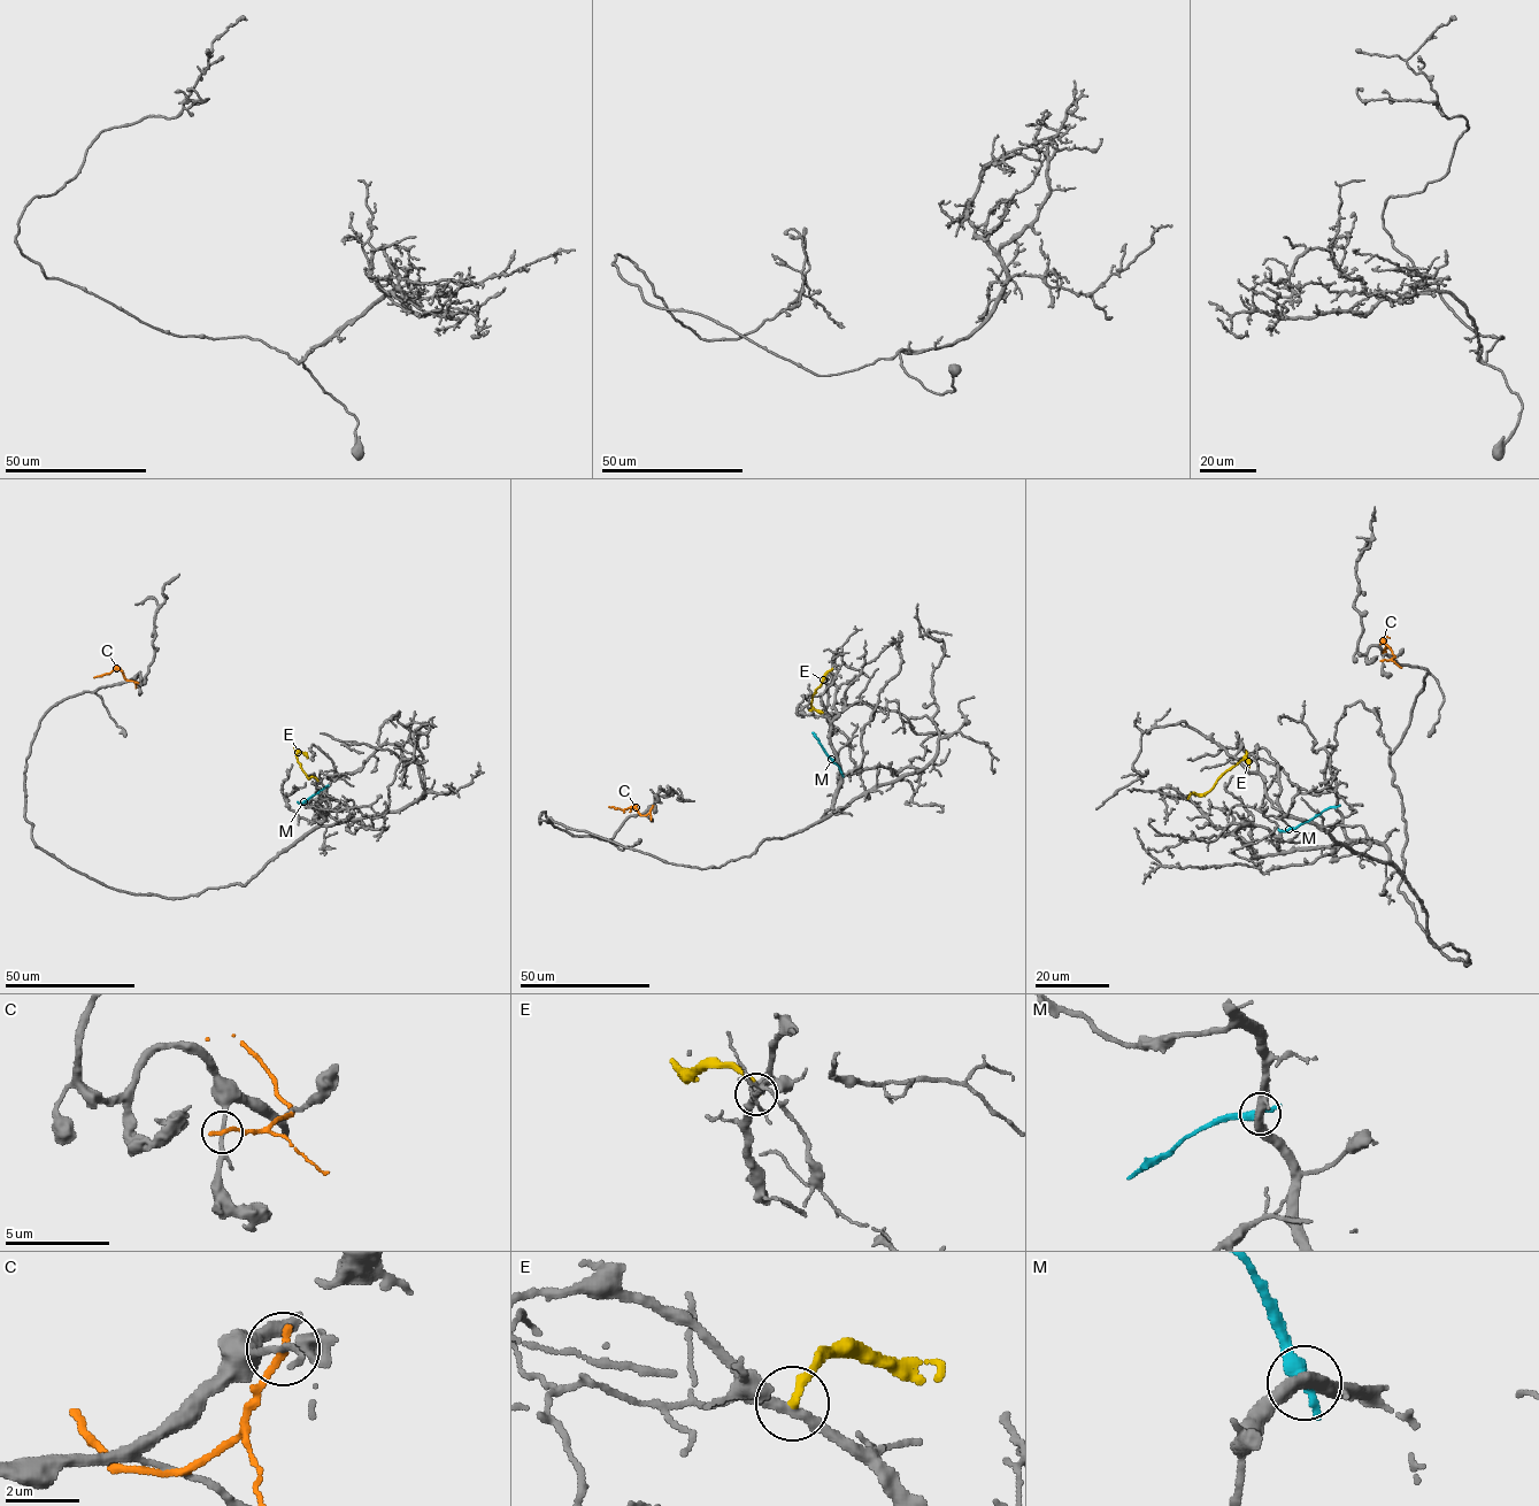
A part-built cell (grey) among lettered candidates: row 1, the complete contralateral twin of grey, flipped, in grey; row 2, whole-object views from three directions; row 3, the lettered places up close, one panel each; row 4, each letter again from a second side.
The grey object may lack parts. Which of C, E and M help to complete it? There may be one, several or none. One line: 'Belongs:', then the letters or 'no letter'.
Belongs: no letter

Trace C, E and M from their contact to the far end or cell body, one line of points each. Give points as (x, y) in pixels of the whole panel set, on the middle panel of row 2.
C: (653, 806), (645, 815), (635, 807), (624, 809), (608, 806)
E: (832, 669), (812, 696), (812, 705), (822, 713)
M: (841, 774), (812, 732)

